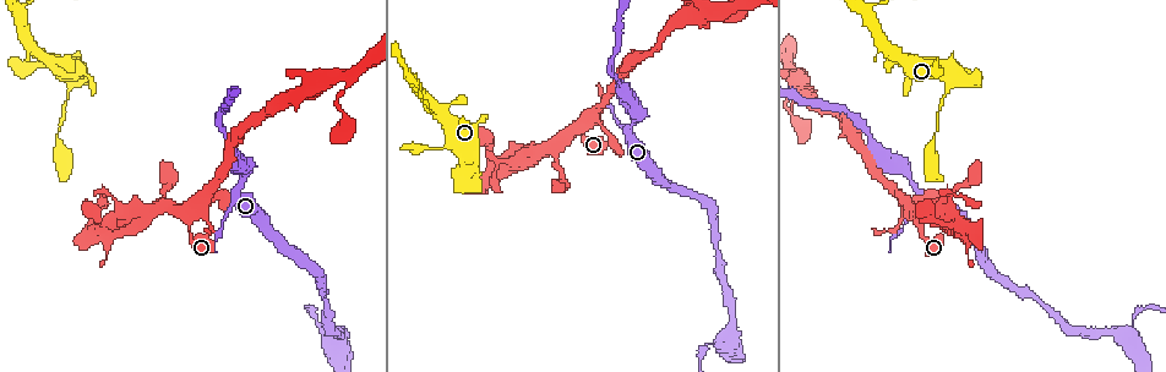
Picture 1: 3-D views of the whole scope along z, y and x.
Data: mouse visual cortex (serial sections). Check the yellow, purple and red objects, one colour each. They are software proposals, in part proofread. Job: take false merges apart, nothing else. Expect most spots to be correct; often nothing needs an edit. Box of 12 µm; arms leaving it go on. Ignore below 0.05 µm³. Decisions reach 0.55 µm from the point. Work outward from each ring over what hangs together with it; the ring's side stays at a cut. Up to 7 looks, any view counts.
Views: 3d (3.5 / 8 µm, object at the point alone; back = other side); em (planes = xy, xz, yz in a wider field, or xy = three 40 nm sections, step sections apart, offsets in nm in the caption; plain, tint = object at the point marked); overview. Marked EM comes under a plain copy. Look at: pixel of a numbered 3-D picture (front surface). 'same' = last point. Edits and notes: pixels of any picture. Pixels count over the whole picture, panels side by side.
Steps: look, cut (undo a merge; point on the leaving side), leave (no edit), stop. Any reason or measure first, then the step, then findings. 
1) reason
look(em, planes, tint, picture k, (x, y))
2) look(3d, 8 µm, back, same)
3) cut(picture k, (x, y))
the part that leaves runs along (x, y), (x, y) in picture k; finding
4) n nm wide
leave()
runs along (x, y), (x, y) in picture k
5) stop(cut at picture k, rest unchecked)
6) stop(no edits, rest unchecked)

a fork
look(3d, 3.5 µm, picture 1, (872, 13))

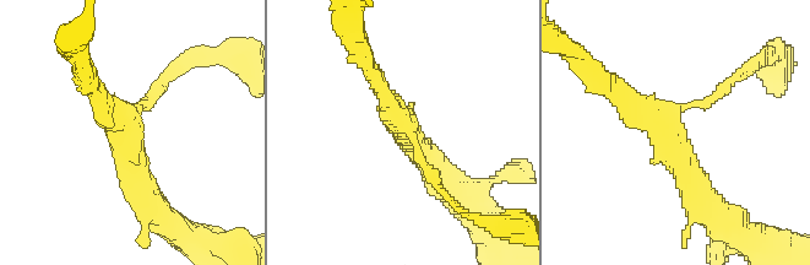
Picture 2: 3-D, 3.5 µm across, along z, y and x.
3 arms; arms of 150, 250, 350 nm
look(em, xy, step 2, tint, picture 2, (126, 132))

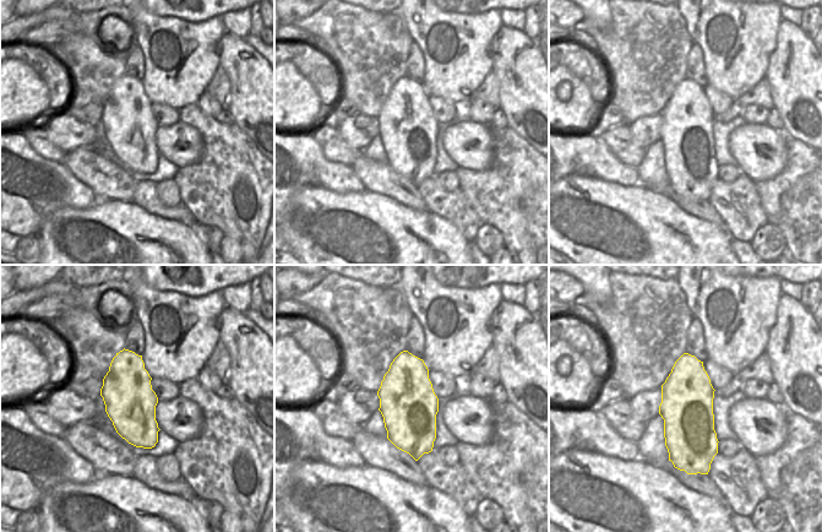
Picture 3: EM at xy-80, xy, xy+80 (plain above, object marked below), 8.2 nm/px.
leave()
all the same cell

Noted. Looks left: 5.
four arms meet
look(em, xy, step 5, tint, picture 1, (186, 218))

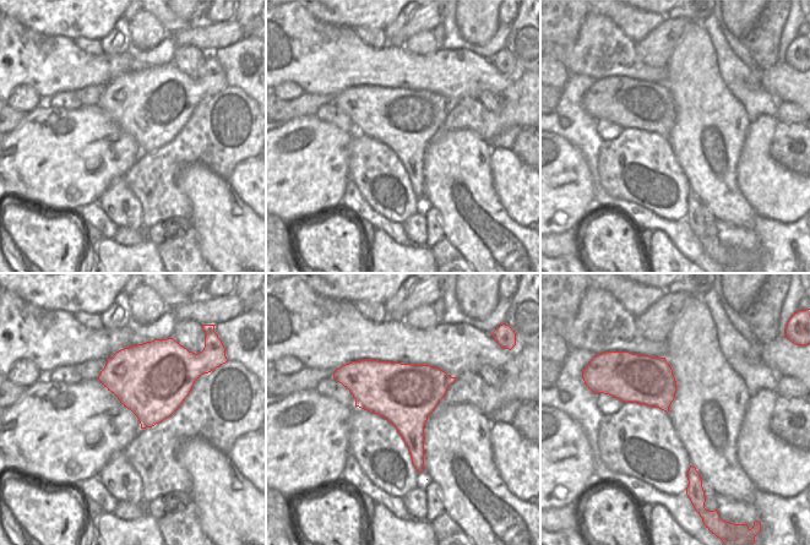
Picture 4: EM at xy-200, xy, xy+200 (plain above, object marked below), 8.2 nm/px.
look(3d, 3.5 µm, same)

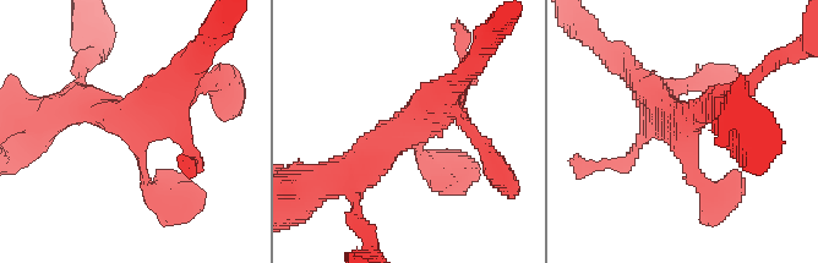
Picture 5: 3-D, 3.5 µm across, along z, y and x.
500 nm wide
leave()
runs along (715, 200), (637, 76) in picture 5; one cell here

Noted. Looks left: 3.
sharp bend
look(3d, 3.5 µm, picture 1, (105, 193))

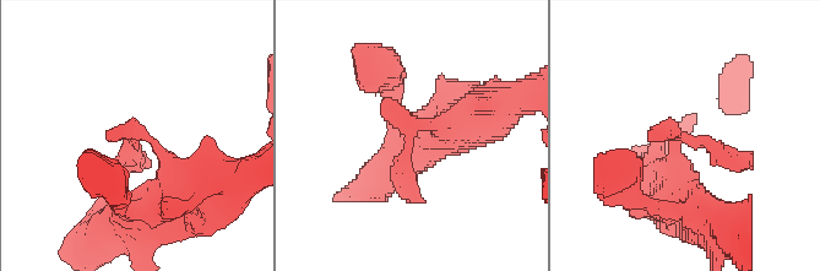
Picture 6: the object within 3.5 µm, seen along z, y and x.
need the tissue
look(em, xy, step 3, tint, picture 6, (675, 132))

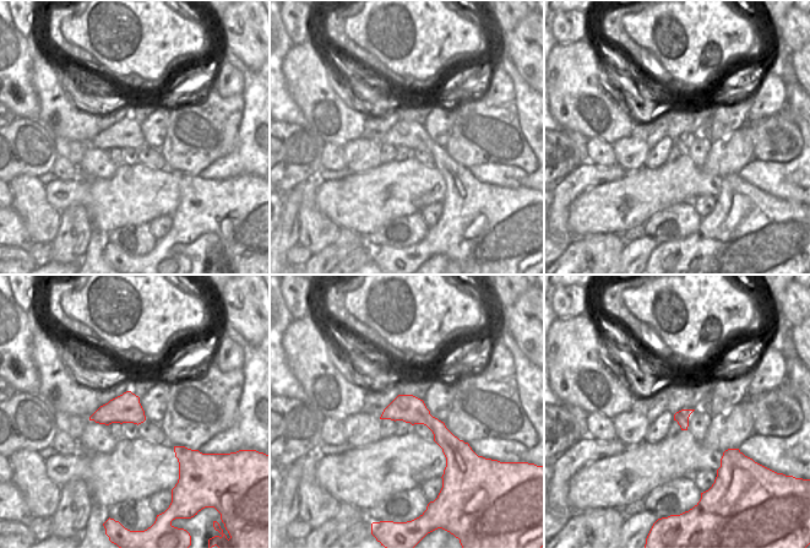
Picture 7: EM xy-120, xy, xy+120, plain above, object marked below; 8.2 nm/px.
220 nm wide
leave()
runs along (386, 412), (423, 416), (458, 450) in picture 7; continuous, no second cell

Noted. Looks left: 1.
stop(no edits, rest unchecked)

